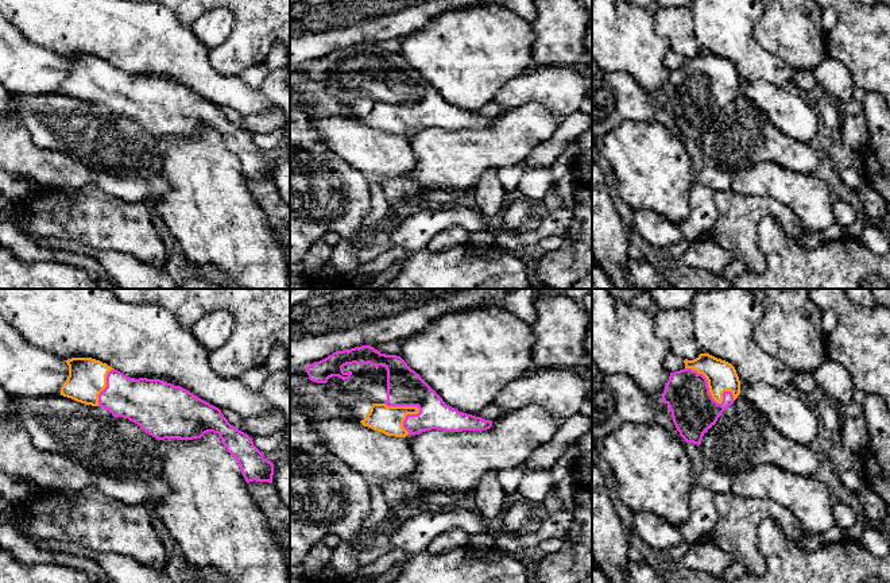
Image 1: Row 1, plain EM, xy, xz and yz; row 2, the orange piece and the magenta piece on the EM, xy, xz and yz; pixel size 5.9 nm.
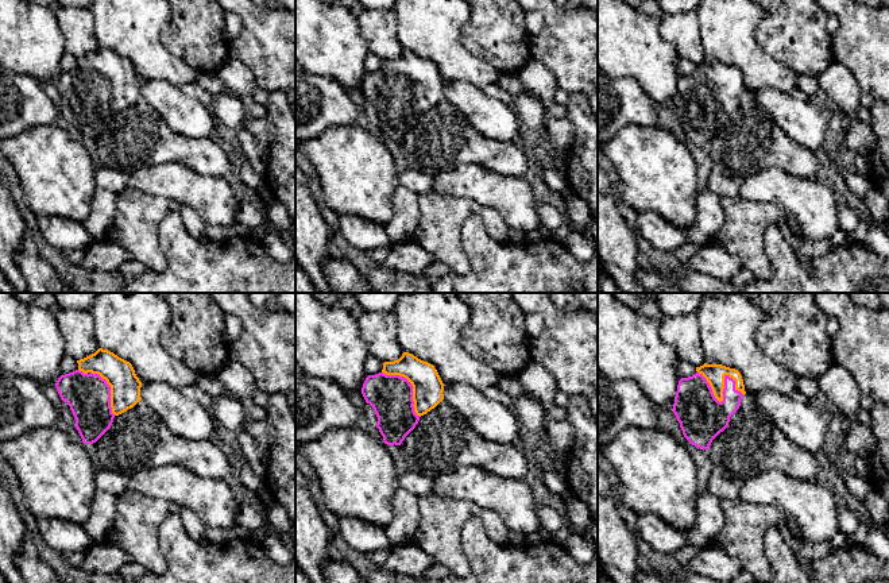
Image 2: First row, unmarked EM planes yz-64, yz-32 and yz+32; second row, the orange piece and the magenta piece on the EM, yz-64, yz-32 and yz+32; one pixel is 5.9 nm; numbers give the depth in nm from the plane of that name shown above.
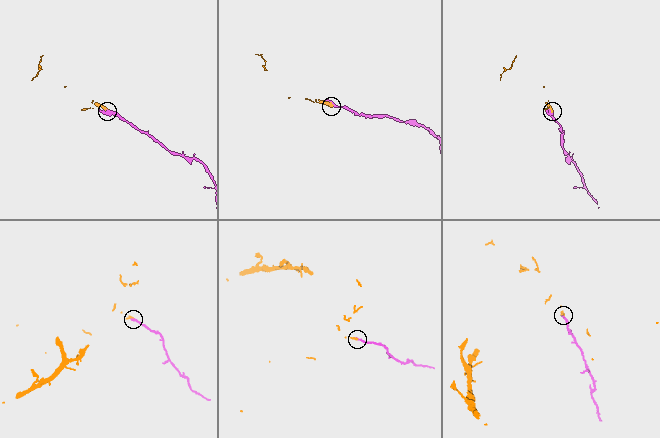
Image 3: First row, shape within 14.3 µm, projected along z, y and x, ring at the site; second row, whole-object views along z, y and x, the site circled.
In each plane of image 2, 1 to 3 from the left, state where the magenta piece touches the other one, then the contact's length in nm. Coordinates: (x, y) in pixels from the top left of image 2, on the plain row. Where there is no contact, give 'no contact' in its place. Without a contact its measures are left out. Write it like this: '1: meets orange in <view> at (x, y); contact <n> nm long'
1: meets orange in yz-64 at (111, 89); contact 300 nm long
2: meets orange in yz-32 at (412, 82); contact 360 nm long
3: meets orange in yz+32 at (722, 89); contact 320 nm long

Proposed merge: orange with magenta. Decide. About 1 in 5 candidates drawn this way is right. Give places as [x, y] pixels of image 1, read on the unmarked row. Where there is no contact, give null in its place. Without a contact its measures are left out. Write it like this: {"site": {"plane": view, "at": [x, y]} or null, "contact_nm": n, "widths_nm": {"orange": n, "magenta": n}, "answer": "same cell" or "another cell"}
{"site": {"plane": "yz", "at": [711, 92]}, "contact_nm": 360, "widths_nm": {"orange": 180, "magenta": 260}, "answer": "same cell"}

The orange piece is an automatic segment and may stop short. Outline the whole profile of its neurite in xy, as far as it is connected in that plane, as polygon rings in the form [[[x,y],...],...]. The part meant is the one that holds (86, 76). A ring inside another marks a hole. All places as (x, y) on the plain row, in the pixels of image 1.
[[[71,55],[65,59],[69,63],[69,74],[61,85],[61,93],[104,105],[113,115],[128,116],[158,138],[193,138],[201,136],[208,130],[217,131],[227,148],[237,158],[247,181],[254,178],[272,181],[274,162],[254,143],[252,136],[231,123],[218,105],[189,88],[160,77],[129,76],[92,55]]]

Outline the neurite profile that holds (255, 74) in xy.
[[[258,63],[248,66],[243,73],[243,80],[254,89],[260,89],[263,81],[268,76],[270,69],[266,63]]]

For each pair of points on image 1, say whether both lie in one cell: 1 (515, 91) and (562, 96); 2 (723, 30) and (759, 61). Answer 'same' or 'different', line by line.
1: same
2: same

